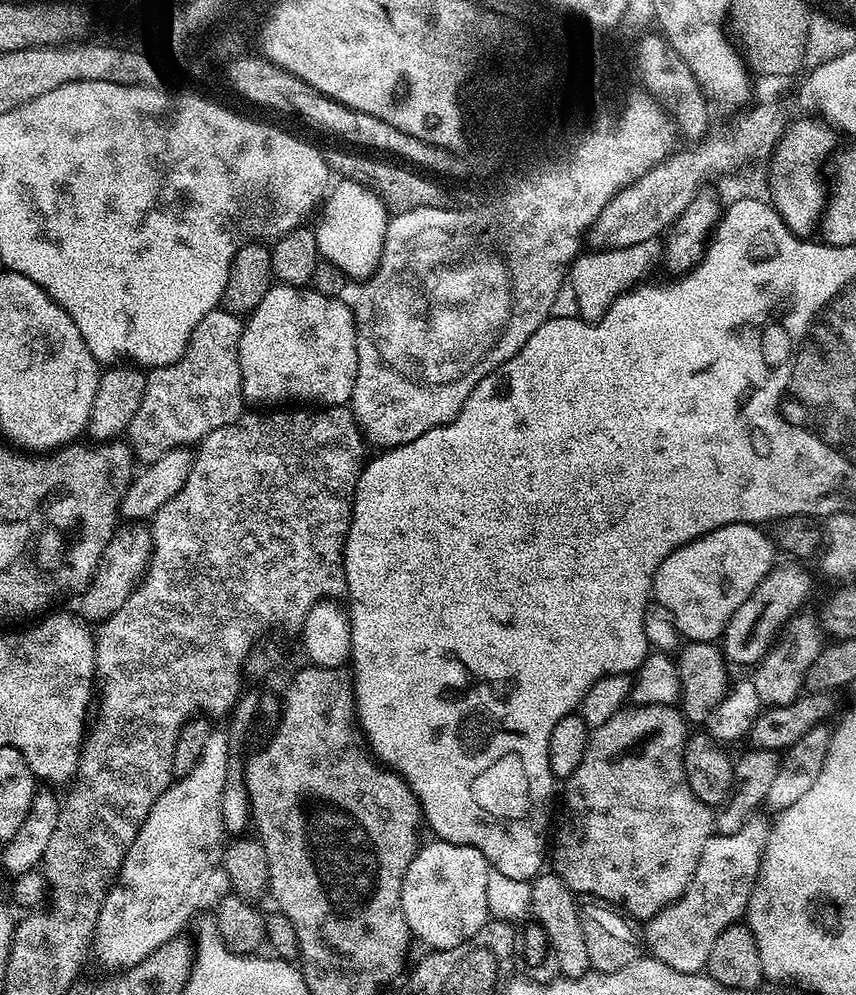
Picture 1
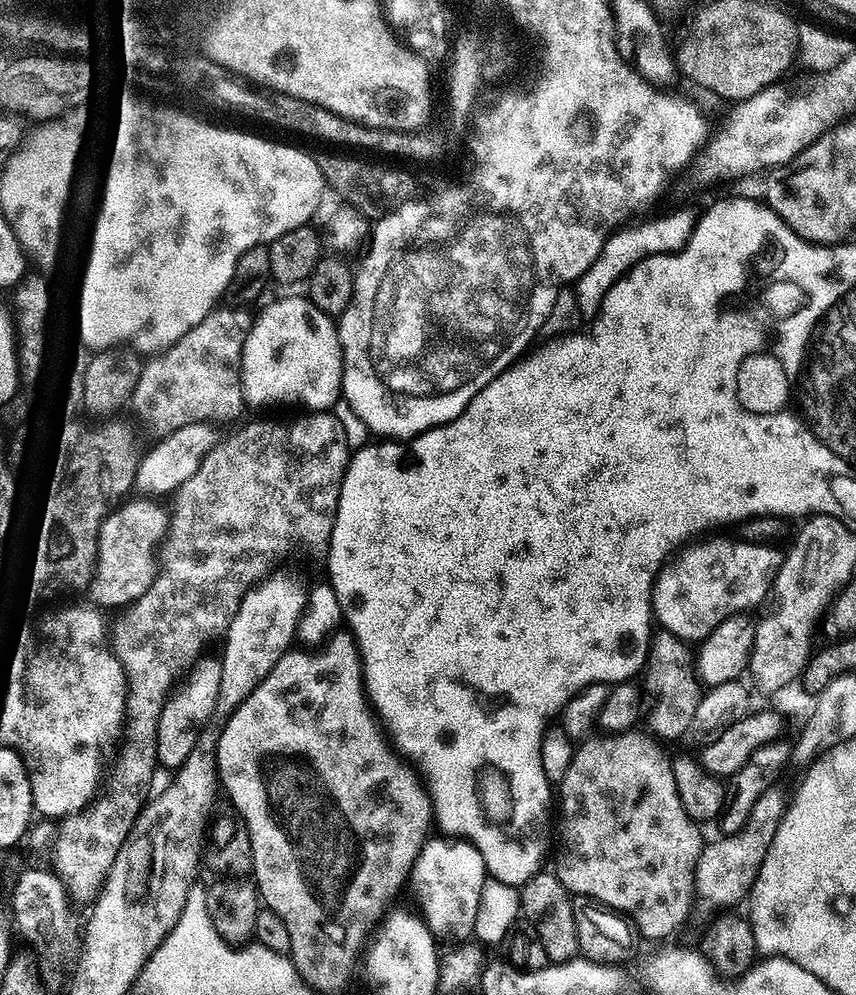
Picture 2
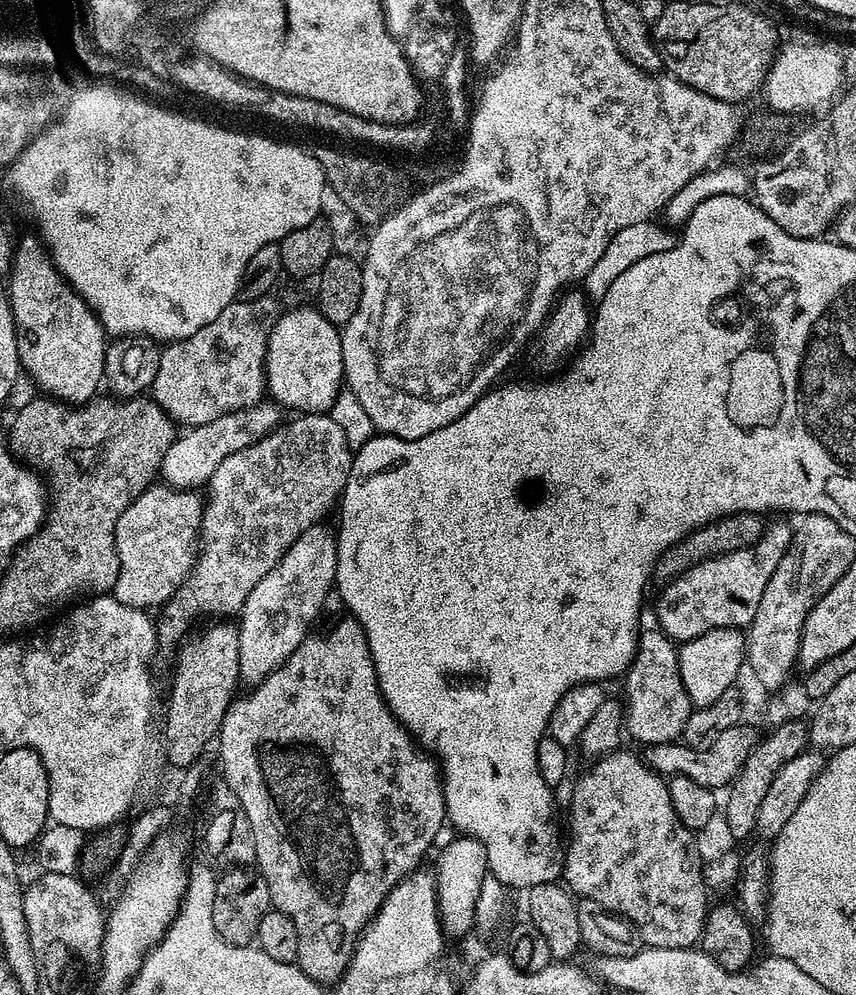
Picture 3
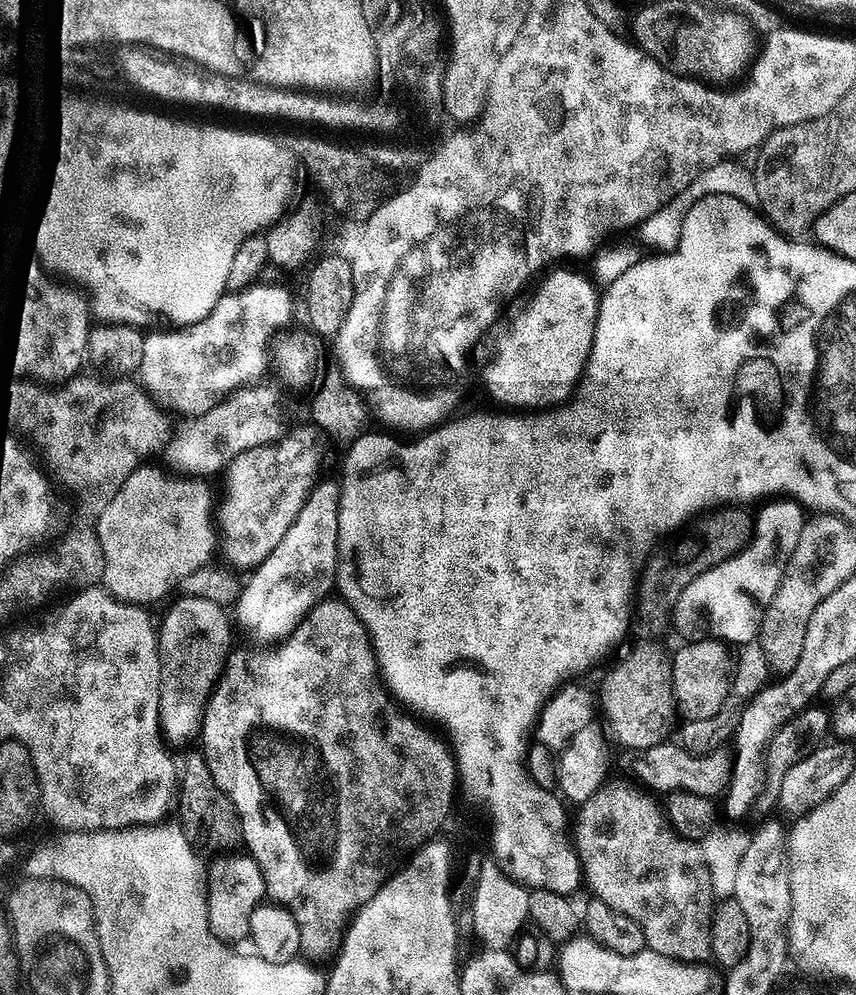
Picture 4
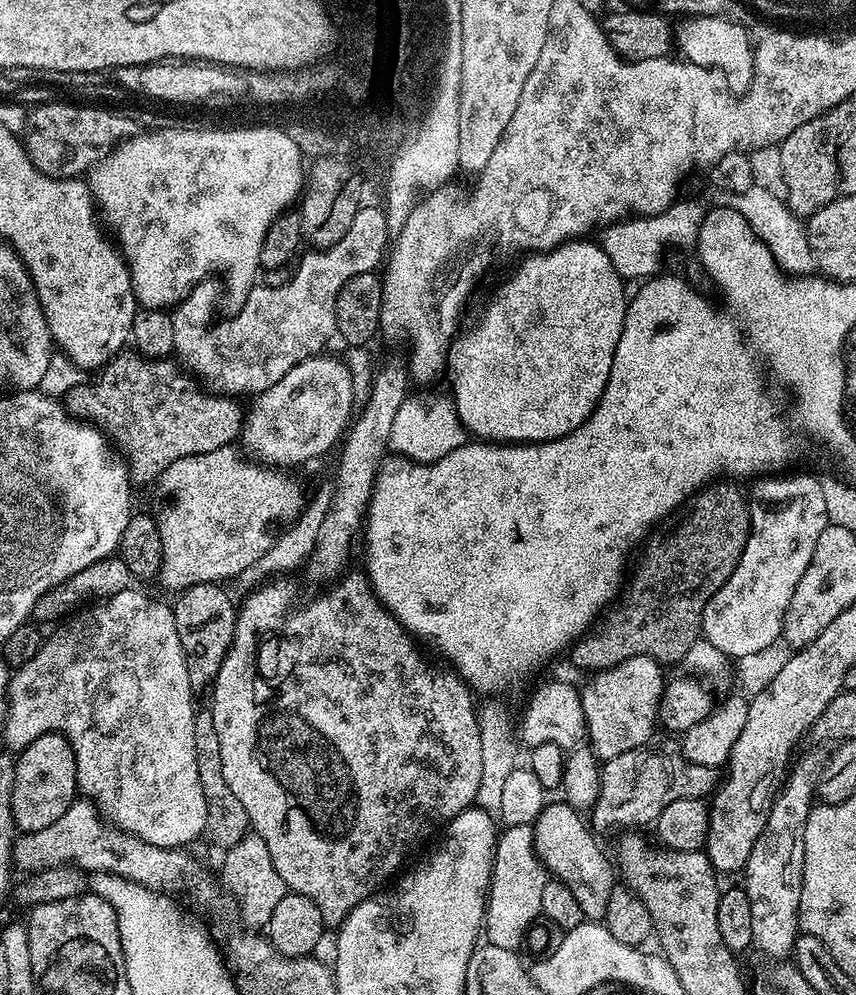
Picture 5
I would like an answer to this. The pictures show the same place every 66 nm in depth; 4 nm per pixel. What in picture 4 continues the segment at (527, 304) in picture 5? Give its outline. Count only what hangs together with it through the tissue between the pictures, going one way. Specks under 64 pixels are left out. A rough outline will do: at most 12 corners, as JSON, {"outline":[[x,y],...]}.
{"outline":[[553,267],[495,333],[484,388],[536,410],[583,377],[601,293]]}

